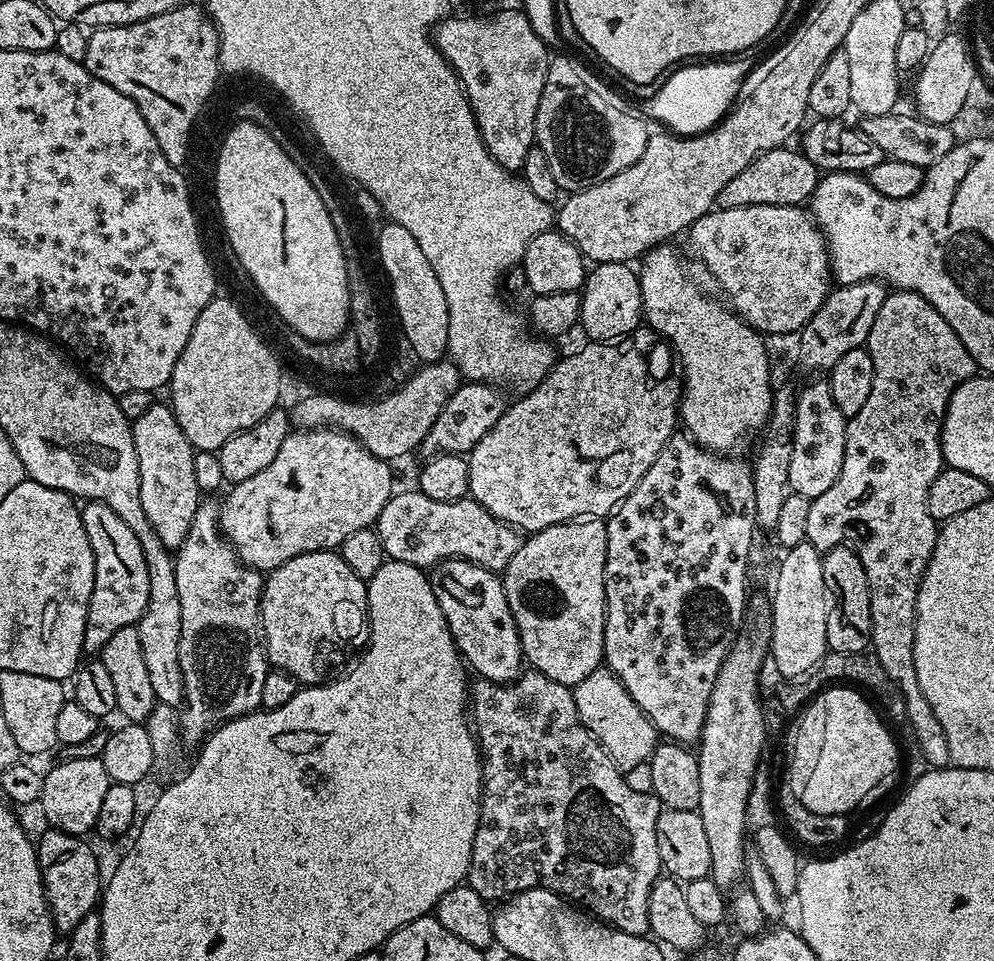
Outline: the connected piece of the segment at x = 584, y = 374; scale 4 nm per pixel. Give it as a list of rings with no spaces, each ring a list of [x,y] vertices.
[[[641,326],[631,336],[625,336],[623,340],[588,342],[585,345],[585,348],[580,348],[577,352],[570,353],[569,356],[561,355],[537,388],[531,388],[529,392],[523,393],[519,397],[521,400],[513,399],[508,409],[502,414],[502,418],[498,418],[498,422],[494,422],[494,426],[486,430],[486,434],[466,456],[468,496],[477,500],[486,510],[490,510],[494,518],[511,524],[513,528],[524,534],[541,532],[555,524],[565,524],[566,521],[577,518],[607,517],[627,498],[630,490],[634,490],[634,486],[642,482],[642,474],[646,474],[646,470],[654,466],[654,458],[658,458],[662,446],[666,446],[666,442],[678,428],[682,380],[678,375],[677,365],[674,363],[674,349],[671,344],[658,342],[658,337],[651,328]]]

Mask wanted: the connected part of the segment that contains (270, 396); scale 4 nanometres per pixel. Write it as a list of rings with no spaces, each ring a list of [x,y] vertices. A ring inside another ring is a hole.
[[[220,294],[208,303],[202,314],[198,314],[198,322],[194,322],[194,330],[190,330],[190,342],[186,342],[186,350],[182,350],[178,362],[174,362],[170,381],[170,407],[178,418],[178,426],[182,426],[182,434],[186,434],[196,452],[217,453],[226,438],[234,438],[234,434],[254,426],[254,422],[266,418],[266,414],[277,407],[281,375],[282,369],[275,354],[268,349],[267,342],[252,329],[243,310],[234,301],[227,300]]]

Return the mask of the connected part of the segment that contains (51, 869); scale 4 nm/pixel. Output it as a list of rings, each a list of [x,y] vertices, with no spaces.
[[[49,827],[47,831],[41,834],[40,840],[38,836],[36,857],[54,926],[57,933],[67,934],[78,926],[78,922],[82,922],[82,918],[86,918],[86,914],[97,911],[102,895],[100,864],[87,839],[71,836],[54,827]]]

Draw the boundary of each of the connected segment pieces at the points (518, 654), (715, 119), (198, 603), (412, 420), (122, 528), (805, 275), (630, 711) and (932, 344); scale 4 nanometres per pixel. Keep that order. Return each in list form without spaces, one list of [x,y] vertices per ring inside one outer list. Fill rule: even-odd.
[[[444,560],[431,569],[427,577],[465,665],[471,671],[473,668],[481,680],[512,683],[526,661],[518,638],[518,626],[514,626],[514,614],[510,614],[506,602],[503,579],[469,560]]]
[[[740,56],[729,60],[700,62],[698,66],[688,64],[675,69],[661,83],[662,88],[645,102],[643,115],[662,123],[660,125],[677,135],[707,132],[727,115],[742,82],[751,72],[752,64],[746,59]]]
[[[212,498],[201,499],[198,510],[194,510],[194,522],[190,522],[190,530],[182,542],[182,546],[175,549],[174,559],[176,562],[176,581],[178,582],[178,598],[182,602],[182,630],[178,642],[178,654],[180,655],[180,669],[182,670],[182,682],[184,683],[184,703],[179,709],[180,735],[185,745],[199,745],[207,738],[215,728],[221,728],[226,722],[230,722],[239,716],[245,716],[260,708],[262,698],[262,682],[266,682],[266,674],[270,670],[268,657],[264,650],[262,629],[260,626],[260,599],[264,589],[264,576],[255,568],[249,568],[236,556],[231,544],[224,539],[220,532],[220,504],[212,501]]]
[[[451,359],[437,360],[435,364],[424,364],[400,388],[383,398],[375,398],[369,404],[360,400],[343,400],[340,396],[318,396],[312,394],[298,402],[290,410],[292,423],[297,429],[334,428],[352,433],[370,454],[380,460],[396,462],[399,456],[412,452],[423,445],[430,426],[442,414],[446,402],[459,390],[462,377]]]
[[[88,502],[82,511],[86,538],[90,538],[90,546],[96,552],[96,585],[92,591],[92,603],[88,605],[84,650],[88,654],[98,654],[115,631],[131,624],[139,625],[146,610],[146,598],[150,598],[150,574],[146,574],[146,558],[138,538],[134,538],[134,530],[130,530],[110,506]]]
[[[738,206],[737,208],[717,207],[715,210],[708,212],[702,218],[698,218],[698,222],[694,222],[686,229],[686,237],[688,236],[688,248],[708,267],[708,272],[714,279],[720,283],[720,288],[729,296],[730,307],[736,315],[756,329],[761,334],[772,336],[784,336],[787,332],[793,334],[799,333],[802,328],[810,322],[815,311],[822,306],[830,291],[830,261],[828,258],[828,245],[824,242],[824,233],[820,227],[816,225],[815,220],[803,207],[800,206]]]
[[[608,667],[596,668],[594,674],[588,674],[586,678],[582,678],[582,682],[578,682],[572,688],[572,697],[574,706],[578,710],[578,718],[586,726],[586,730],[594,734],[596,741],[608,751],[610,758],[620,769],[629,770],[628,768],[636,768],[639,764],[640,767],[647,765],[652,759],[653,750],[656,749],[658,733],[650,722],[650,718],[638,706],[638,702],[630,698],[626,686],[622,686],[622,682]]]
[[[892,290],[887,293],[881,309],[878,310],[878,316],[874,318],[874,324],[870,327],[866,347],[874,362],[874,382],[870,390],[870,398],[866,398],[866,402],[863,404],[862,410],[858,410],[858,414],[847,417],[846,446],[842,458],[842,470],[838,470],[838,478],[834,478],[834,486],[830,486],[830,490],[826,490],[826,494],[818,494],[818,498],[811,500],[810,514],[806,521],[806,541],[821,550],[836,548],[840,544],[845,544],[846,547],[852,548],[858,554],[858,558],[862,562],[862,570],[866,570],[866,582],[870,582],[871,651],[878,658],[882,670],[886,670],[889,681],[895,684],[896,680],[897,686],[900,687],[900,696],[904,699],[904,712],[908,715],[908,724],[912,727],[913,734],[916,735],[916,744],[920,747],[925,762],[928,763],[925,765],[929,769],[946,768],[952,764],[950,746],[946,742],[946,730],[942,730],[942,722],[938,722],[938,718],[934,718],[934,710],[930,710],[930,702],[926,702],[926,698],[918,686],[918,670],[914,670],[916,599],[920,589],[920,580],[923,578],[925,570],[928,569],[932,551],[936,545],[938,531],[938,522],[934,518],[930,518],[928,491],[934,482],[934,478],[938,478],[941,468],[945,467],[942,446],[940,445],[940,423],[944,420],[946,406],[950,402],[950,394],[954,394],[954,390],[961,382],[977,375],[978,369],[974,358],[966,350],[966,346],[962,346],[962,338],[958,338],[958,334],[954,334],[954,330],[950,330],[950,322],[946,322],[946,318],[942,318],[942,314],[938,314],[938,310],[934,310],[934,306],[930,306],[930,302],[926,302],[926,298],[922,298],[916,292]]]

